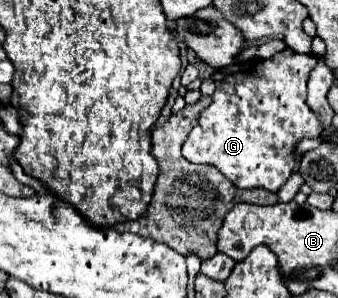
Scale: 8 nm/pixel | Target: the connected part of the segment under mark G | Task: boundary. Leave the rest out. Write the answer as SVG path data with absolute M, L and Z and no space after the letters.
M290 48L276 52L268 60L248 60L244 64L236 62L228 68L218 68L212 72L210 80L216 90L212 94L212 104L200 112L198 124L188 134L182 154L196 164L216 166L234 186L238 188L266 188L278 192L278 188L290 178L296 168L294 148L304 136L320 138L322 126L318 118L310 112L306 104L306 82L312 68L318 64L316 54L298 54Z

